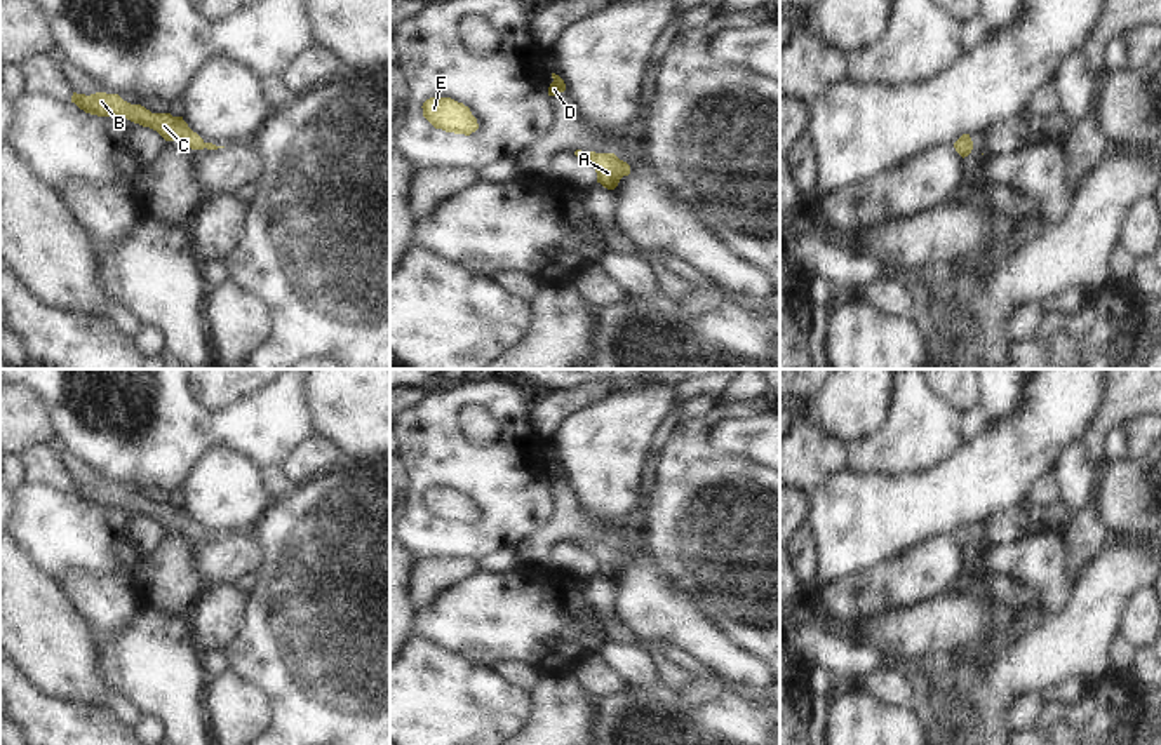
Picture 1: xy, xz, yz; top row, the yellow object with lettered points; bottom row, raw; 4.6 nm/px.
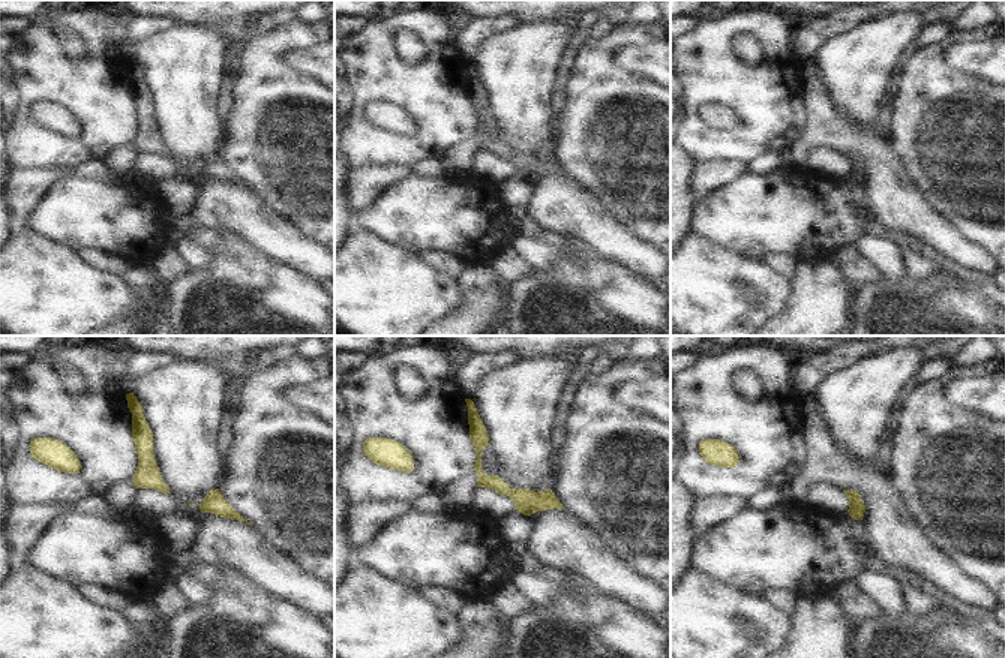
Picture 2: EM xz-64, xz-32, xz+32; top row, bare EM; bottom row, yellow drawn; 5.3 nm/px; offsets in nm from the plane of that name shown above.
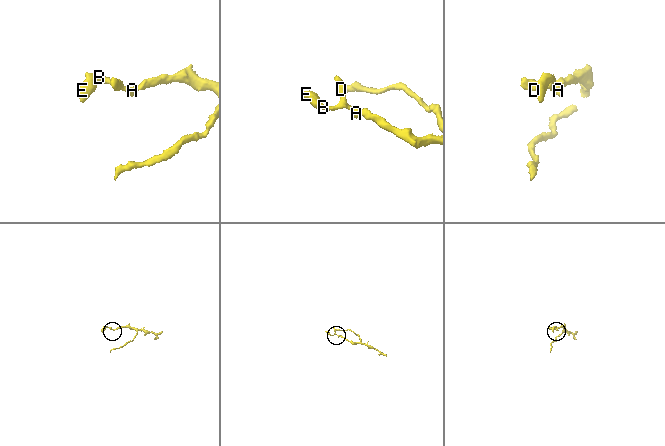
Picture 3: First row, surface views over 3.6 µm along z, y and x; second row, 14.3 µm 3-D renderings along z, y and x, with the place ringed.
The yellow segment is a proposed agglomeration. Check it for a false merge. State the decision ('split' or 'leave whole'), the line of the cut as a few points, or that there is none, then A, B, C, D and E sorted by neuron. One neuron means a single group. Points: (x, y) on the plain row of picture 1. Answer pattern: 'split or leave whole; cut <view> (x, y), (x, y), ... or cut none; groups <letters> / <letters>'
leave whole; cut none; groups A B C D E

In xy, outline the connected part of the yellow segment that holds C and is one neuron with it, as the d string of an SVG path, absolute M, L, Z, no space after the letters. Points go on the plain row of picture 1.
M73 482L71 493L80 500L97 507L120 507L127 508L143 517L157 520L165 531L176 531L185 538L191 540L218 540L225 536L216 536L205 533L197 522L193 522L183 507L172 507L171 503L151 503L141 494L131 494L124 491L118 484L96 482L91 486Z

